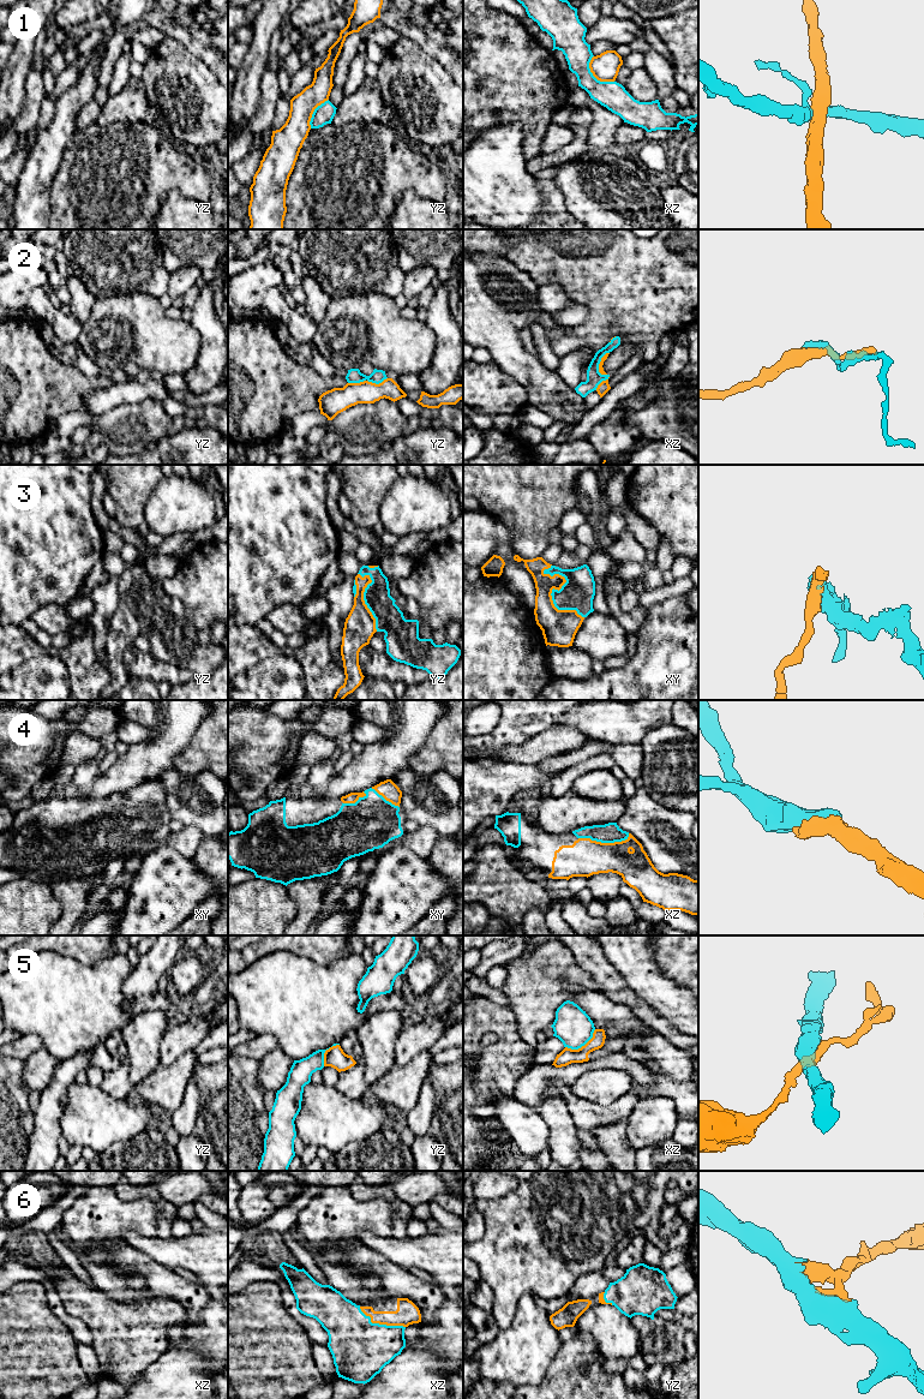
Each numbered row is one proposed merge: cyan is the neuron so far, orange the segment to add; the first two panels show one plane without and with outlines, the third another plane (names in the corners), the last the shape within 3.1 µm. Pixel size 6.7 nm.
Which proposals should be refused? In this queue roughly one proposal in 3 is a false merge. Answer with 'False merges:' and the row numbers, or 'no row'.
False merges: 1, 2, 5

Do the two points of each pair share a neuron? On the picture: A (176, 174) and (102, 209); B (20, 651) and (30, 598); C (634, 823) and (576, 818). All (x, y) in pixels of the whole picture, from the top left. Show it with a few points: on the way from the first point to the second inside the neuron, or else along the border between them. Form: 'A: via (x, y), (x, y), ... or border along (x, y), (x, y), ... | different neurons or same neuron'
A: via (158, 184), (131, 209), (120, 209) | same neuron
B: border along (12, 625), (19, 626) | different neurons
C: border along (623, 803), (624, 812), (616, 821) | different neurons

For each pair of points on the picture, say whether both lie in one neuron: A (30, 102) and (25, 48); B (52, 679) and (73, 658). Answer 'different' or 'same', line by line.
A: different
B: different

